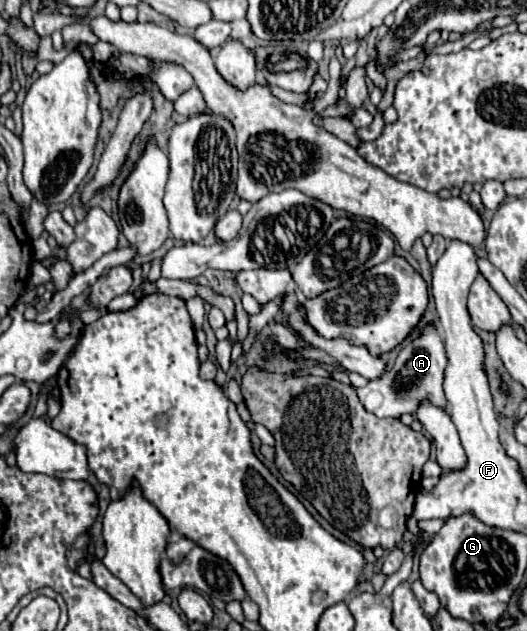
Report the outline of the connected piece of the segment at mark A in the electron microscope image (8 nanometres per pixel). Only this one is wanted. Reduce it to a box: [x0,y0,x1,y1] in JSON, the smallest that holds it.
[356,323,446,417]

